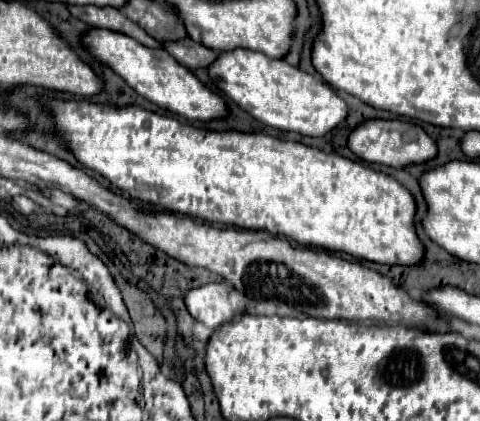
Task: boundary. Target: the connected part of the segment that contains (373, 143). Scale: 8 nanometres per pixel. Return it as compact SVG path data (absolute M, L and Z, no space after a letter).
M367 119L361 125L357 125L349 137L347 147L361 159L369 163L389 165L389 167L405 167L409 163L423 163L427 159L433 159L437 153L435 141L415 123L399 121L399 119Z

